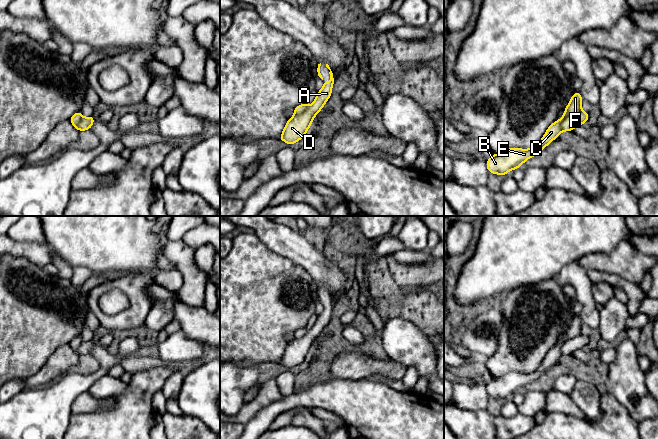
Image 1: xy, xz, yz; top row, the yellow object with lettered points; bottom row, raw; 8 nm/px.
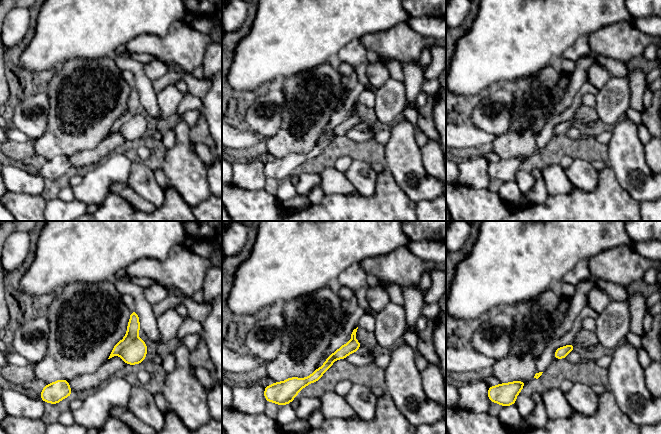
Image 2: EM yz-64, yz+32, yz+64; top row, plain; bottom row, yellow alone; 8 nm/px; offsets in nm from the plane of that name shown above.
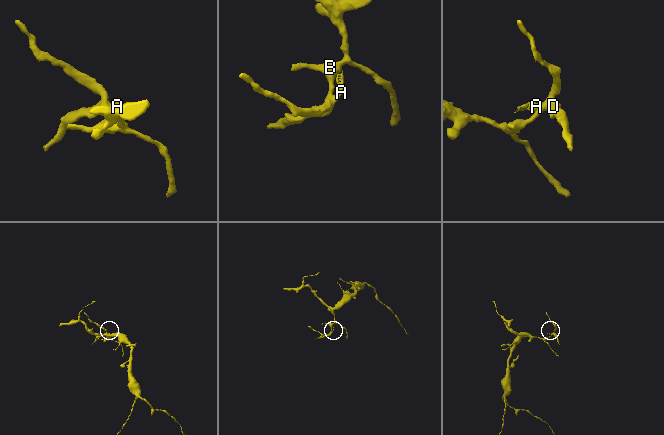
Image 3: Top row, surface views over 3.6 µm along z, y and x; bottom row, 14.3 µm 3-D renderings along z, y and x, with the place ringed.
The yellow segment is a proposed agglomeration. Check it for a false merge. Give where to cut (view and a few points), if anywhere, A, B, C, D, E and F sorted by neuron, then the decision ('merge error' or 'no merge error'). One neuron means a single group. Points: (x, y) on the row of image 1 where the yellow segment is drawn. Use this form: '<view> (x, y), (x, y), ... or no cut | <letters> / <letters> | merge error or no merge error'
yz (580, 109), (567, 115), (562, 120), (562, 130) | A D / B C E F | merge error

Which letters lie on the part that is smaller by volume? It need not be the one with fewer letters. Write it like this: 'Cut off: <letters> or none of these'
Cut off: A, D

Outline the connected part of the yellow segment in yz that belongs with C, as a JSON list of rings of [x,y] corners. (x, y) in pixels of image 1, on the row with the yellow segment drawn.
[[[575,92],[569,104],[566,106],[563,117],[551,124],[545,132],[540,142],[530,149],[509,148],[498,154],[493,154],[487,161],[486,166],[489,173],[505,176],[507,172],[512,171],[529,158],[539,154],[548,144],[550,144],[562,130],[562,120],[581,110],[582,96],[580,92]]]

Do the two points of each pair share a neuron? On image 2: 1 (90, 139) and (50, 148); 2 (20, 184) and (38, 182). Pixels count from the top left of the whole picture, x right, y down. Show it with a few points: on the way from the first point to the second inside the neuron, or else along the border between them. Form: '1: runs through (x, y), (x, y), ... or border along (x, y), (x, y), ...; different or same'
1: runs through (80, 139), (60, 139); same
2: runs through (24, 183), (34, 183); same

